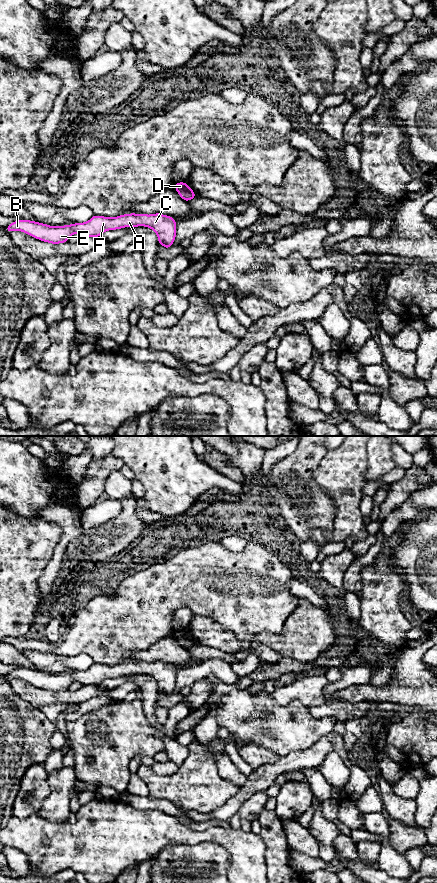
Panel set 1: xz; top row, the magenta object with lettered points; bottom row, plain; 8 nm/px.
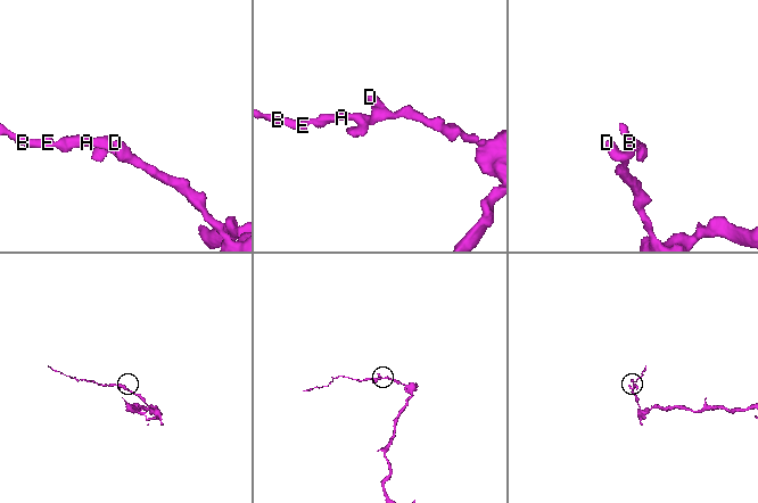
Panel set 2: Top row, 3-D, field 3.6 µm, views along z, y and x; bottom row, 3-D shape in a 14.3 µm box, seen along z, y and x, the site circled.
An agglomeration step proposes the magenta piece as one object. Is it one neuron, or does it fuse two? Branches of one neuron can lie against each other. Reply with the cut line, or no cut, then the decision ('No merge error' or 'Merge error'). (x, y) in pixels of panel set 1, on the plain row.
No split. No merge error

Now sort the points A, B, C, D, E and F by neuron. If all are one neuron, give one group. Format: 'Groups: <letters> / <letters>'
Groups: A B C D E F

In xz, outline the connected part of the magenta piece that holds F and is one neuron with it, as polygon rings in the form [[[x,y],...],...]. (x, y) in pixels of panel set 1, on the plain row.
[[[130,661],[114,666],[94,662],[87,670],[64,674],[50,674],[31,668],[18,667],[5,677],[8,681],[22,679],[43,690],[60,692],[68,690],[74,681],[78,681],[81,685],[99,686],[103,680],[108,678],[144,674],[154,678],[158,685],[158,692],[163,693],[168,698],[176,687],[177,672],[172,664],[161,661],[151,663]]]

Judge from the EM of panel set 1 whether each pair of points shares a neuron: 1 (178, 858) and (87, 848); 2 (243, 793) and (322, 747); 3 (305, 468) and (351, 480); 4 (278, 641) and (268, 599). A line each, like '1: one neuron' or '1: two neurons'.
1: two neurons
2: one neuron
3: two neurons
4: two neurons

